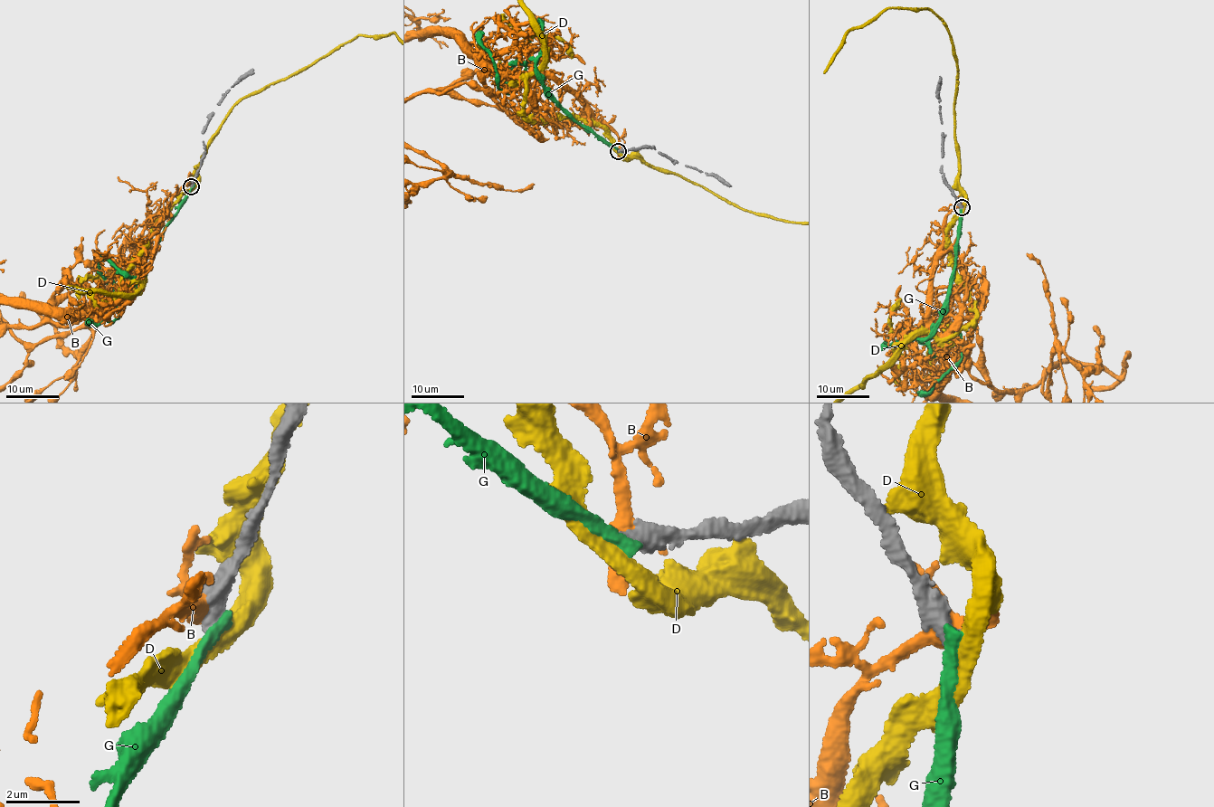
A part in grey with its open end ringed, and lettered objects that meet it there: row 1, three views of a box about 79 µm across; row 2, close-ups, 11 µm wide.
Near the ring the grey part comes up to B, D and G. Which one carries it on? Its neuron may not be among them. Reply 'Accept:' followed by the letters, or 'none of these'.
Accept: none of these

